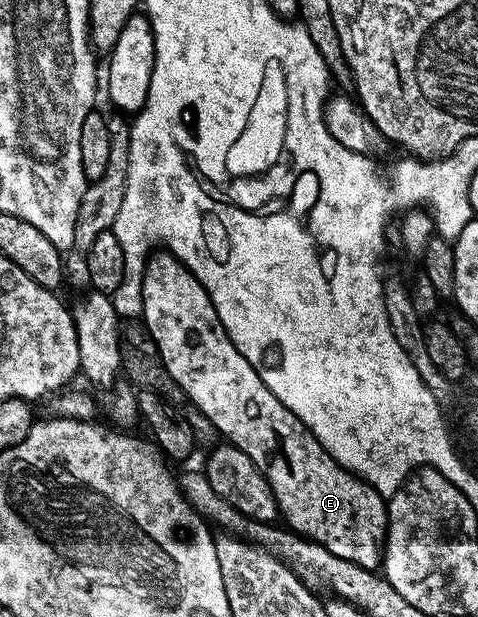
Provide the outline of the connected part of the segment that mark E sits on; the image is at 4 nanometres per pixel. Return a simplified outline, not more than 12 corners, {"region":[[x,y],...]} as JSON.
{"region":[[159,250],[142,323],[284,520],[381,564],[387,507],[261,382]]}

